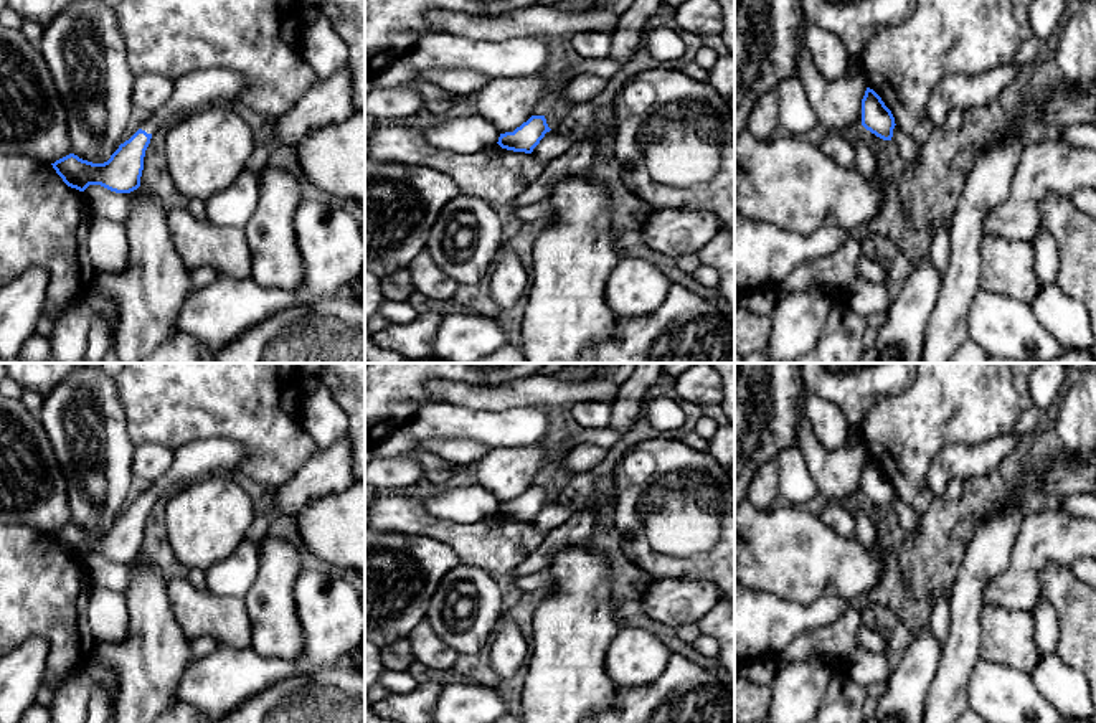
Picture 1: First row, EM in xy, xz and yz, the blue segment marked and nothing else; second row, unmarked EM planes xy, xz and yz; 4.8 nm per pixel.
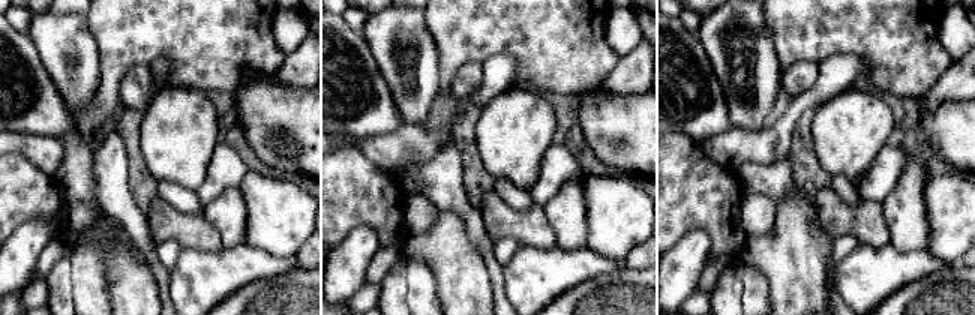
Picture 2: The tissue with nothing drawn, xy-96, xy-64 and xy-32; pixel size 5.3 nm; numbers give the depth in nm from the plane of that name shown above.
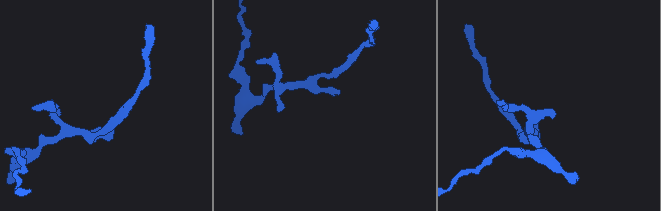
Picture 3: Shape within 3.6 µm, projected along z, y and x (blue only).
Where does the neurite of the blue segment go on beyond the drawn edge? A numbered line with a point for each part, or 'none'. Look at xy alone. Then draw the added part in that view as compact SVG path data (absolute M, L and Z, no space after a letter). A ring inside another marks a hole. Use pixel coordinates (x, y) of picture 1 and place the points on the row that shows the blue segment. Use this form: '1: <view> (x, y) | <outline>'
1: xy (198, 89) | M198 69L173 81L173 94L150 112L142 130L154 134L160 125L172 125L187 114L215 104L236 102L249 81L229 69Z

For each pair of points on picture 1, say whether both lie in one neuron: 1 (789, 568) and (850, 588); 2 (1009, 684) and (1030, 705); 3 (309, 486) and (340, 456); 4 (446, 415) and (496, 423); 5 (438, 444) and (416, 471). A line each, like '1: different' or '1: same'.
1: same
2: same
3: same
4: same
5: different

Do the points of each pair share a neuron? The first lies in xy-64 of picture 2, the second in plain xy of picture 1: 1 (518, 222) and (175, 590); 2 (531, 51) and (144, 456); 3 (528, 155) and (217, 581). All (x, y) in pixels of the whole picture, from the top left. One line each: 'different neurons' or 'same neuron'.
1: same neuron
2: different neurons
3: different neurons

